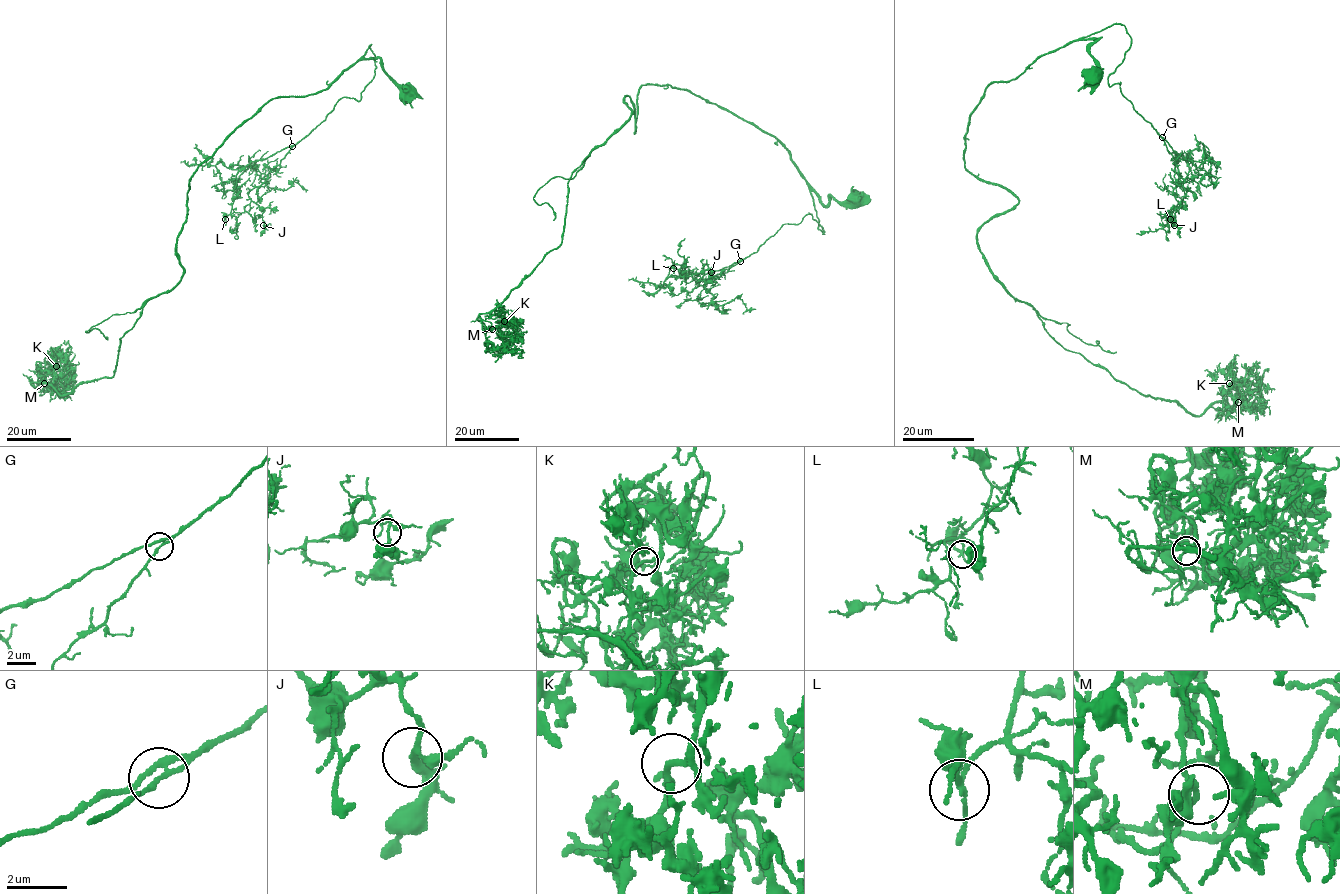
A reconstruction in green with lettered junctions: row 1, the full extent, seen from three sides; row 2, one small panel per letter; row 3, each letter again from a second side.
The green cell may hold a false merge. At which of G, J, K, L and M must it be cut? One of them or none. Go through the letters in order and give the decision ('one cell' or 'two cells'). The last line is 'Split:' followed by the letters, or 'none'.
G: one cell
J: one cell
K: one cell
L: one cell
M: one cell
Split: none

